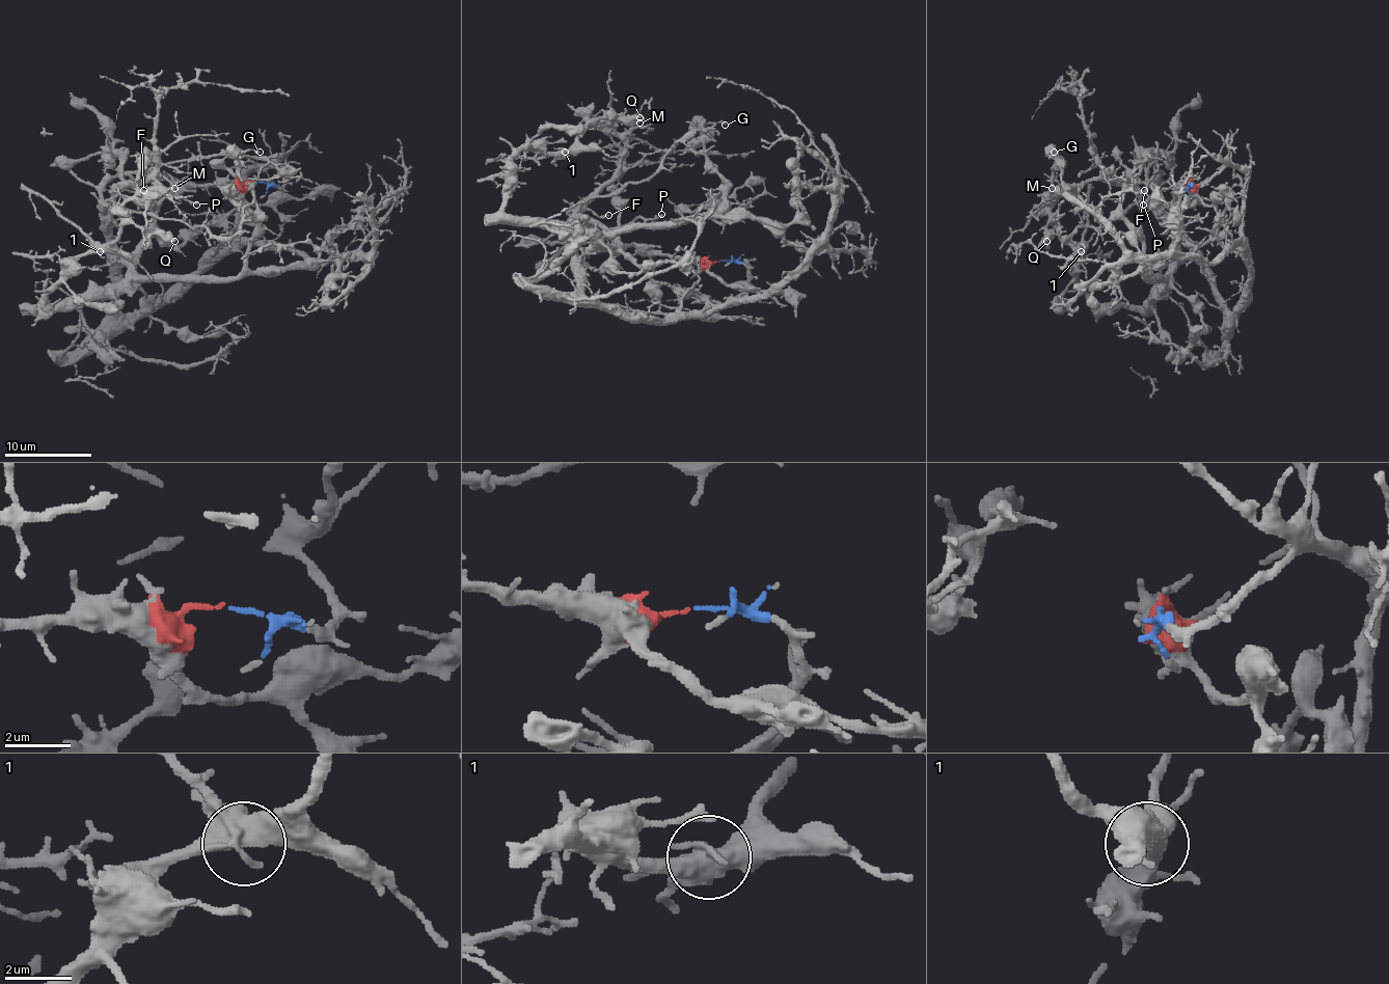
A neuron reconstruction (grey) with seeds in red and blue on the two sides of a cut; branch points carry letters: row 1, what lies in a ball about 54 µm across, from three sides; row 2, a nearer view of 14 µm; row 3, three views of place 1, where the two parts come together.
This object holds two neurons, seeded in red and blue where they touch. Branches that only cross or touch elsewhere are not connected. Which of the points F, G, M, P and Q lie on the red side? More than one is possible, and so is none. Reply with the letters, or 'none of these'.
G, M, Q

